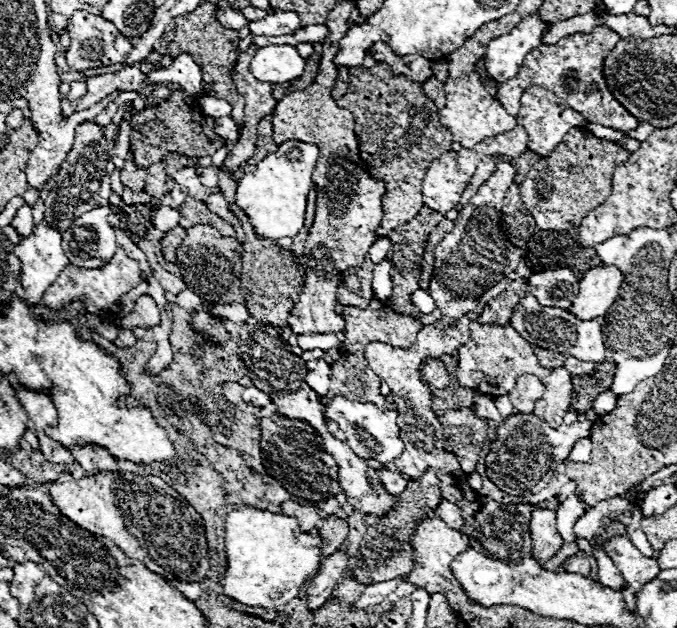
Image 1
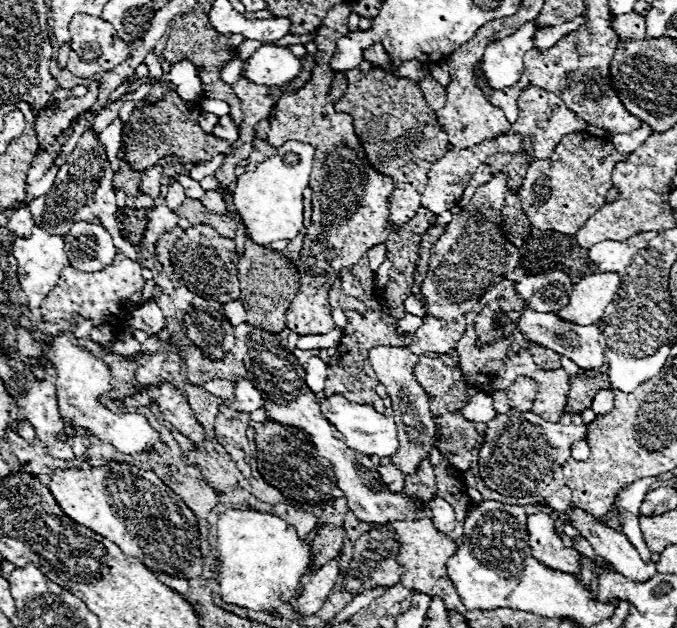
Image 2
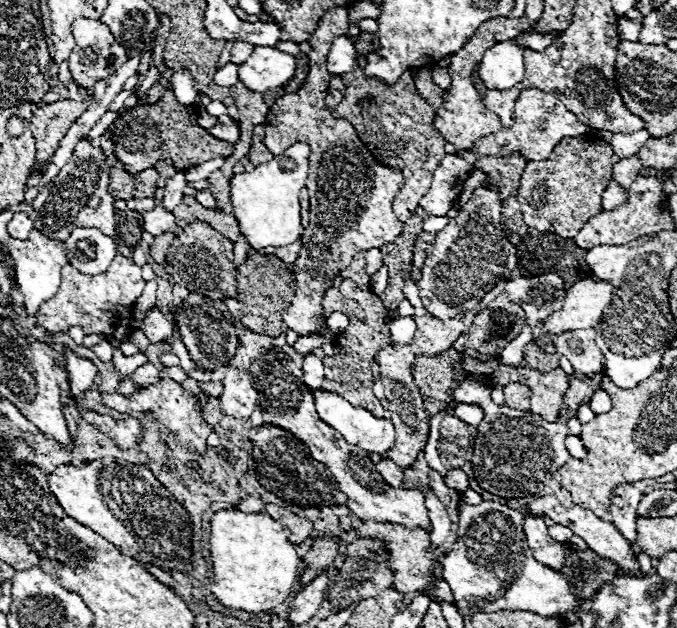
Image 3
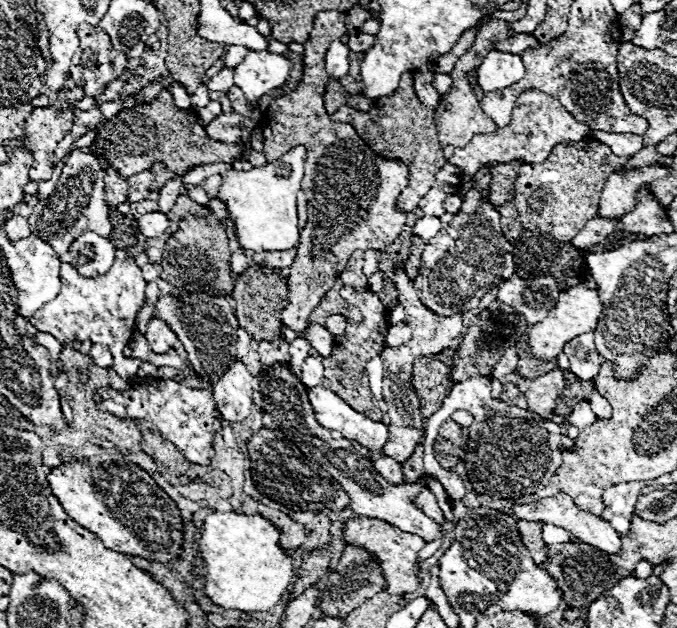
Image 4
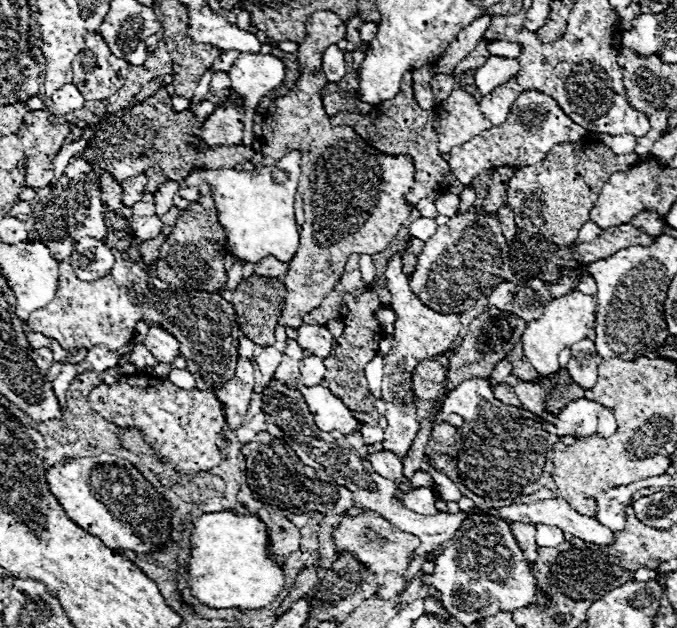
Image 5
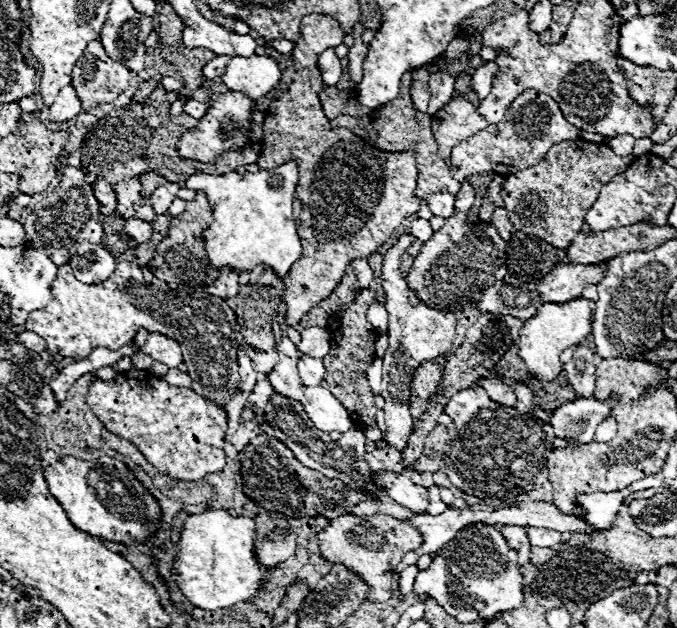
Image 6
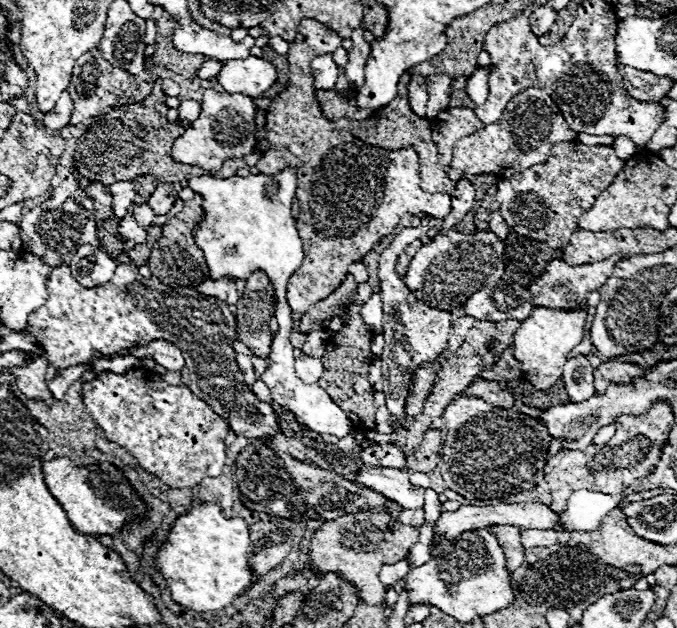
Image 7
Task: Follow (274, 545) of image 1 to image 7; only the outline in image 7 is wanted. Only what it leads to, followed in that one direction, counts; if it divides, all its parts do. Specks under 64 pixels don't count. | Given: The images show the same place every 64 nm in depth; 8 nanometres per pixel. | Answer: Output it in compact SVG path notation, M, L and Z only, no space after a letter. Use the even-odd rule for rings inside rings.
M194 502L192 510L174 522L156 562L178 604L196 612L214 612L230 606L254 582L246 560L248 546L250 528L244 518L226 518L218 504Z

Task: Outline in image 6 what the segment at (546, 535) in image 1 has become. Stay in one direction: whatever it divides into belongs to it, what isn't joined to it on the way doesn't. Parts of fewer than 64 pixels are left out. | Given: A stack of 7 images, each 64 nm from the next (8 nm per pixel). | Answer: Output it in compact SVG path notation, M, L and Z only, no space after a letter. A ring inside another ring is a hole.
M502 526L502 534L508 536L506 540L510 542L510 546L518 552L520 556L520 566L526 564L530 560L530 540L528 540L528 528L520 528L520 526Z

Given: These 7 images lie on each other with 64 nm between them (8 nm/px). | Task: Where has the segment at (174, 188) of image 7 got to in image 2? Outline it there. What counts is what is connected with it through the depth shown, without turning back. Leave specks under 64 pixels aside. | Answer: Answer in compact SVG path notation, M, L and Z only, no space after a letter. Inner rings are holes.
M172 180L168 186L168 194L166 194L166 206L174 210L176 206L180 206L184 202L184 198L186 198L186 194L184 194L183 186L179 182Z

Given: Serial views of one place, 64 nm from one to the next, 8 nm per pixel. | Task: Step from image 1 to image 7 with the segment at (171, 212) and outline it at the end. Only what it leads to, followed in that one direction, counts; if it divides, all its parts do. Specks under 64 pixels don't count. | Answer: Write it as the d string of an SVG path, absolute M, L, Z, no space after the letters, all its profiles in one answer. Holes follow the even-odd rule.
M130 214L120 220L118 232L120 232L120 236L122 236L124 240L132 240L134 244L140 244L140 242L146 242L146 240L148 240L146 228L142 228Z

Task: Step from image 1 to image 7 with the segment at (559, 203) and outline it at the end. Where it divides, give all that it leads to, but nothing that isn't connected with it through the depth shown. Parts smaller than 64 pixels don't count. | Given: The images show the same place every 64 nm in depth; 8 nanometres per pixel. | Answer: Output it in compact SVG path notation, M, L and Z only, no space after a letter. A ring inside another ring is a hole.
M578 140L558 142L552 145L544 164L502 178L498 182L496 200L512 232L546 242L550 248L564 248L578 230L578 218L592 208L596 196L612 184L624 164L626 160L620 160L610 146L586 146Z

